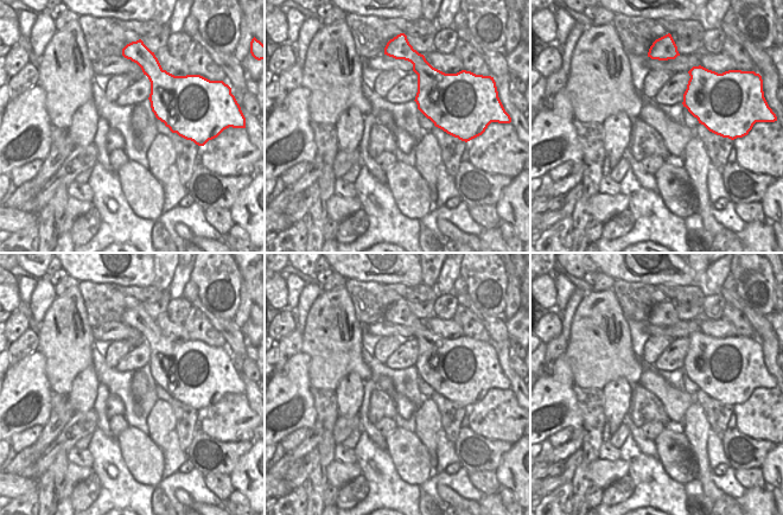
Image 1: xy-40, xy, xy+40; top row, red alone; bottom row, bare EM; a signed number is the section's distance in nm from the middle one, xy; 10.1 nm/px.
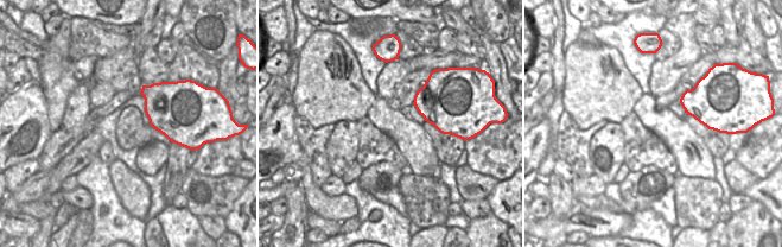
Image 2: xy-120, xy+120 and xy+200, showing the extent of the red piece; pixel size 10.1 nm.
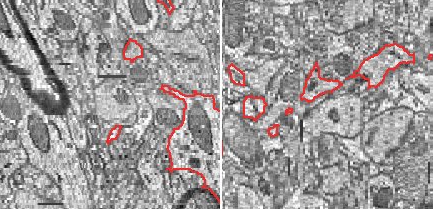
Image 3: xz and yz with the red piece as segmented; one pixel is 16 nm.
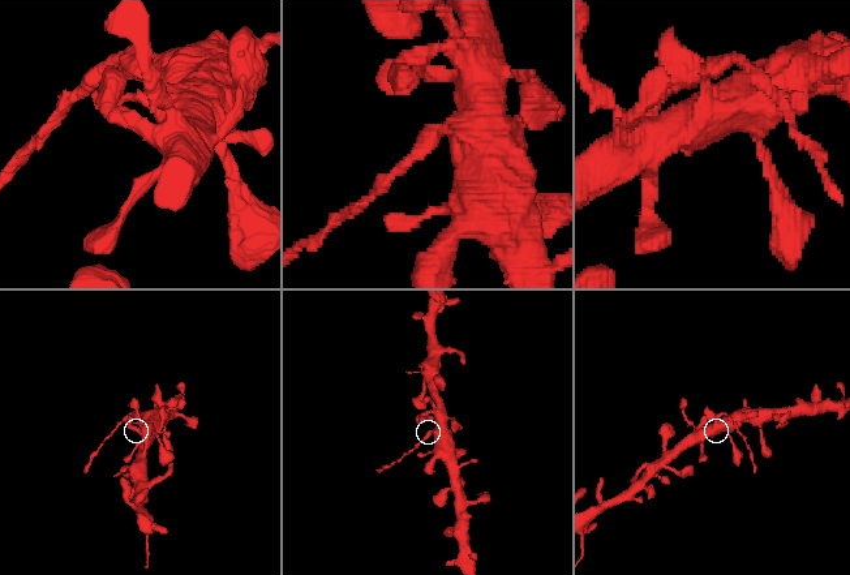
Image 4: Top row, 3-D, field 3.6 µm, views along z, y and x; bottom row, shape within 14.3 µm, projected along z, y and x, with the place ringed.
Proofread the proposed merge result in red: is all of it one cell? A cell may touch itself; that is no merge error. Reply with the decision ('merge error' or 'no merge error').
merge error

